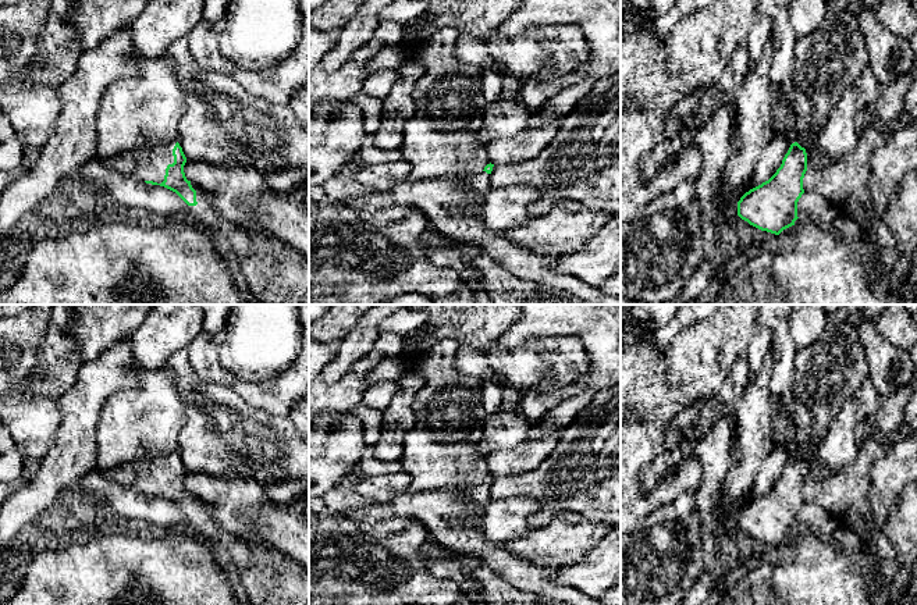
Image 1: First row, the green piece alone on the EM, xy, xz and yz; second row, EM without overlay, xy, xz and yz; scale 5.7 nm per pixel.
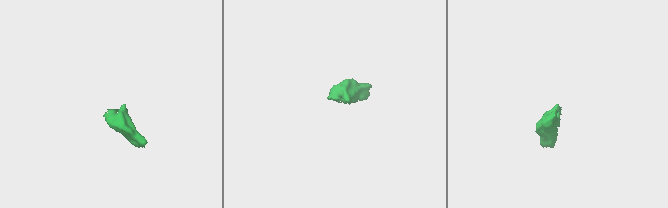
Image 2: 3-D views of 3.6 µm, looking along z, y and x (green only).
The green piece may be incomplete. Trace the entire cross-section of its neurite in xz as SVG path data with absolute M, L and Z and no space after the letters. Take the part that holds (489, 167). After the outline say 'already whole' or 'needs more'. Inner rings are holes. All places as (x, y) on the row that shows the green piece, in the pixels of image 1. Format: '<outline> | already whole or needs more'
M487 164L483 171L470 175L463 182L448 179L404 181L385 192L367 193L342 203L358 213L394 206L417 209L440 234L476 249L486 249L493 261L520 280L561 288L590 303L621 305L619 296L609 296L600 288L589 287L577 277L558 270L564 256L539 256L529 249L519 248L504 232L486 227L483 203L493 189L493 167L494 164Z | needs more

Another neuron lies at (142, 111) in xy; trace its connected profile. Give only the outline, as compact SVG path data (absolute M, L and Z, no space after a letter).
M160 53L138 58L138 76L111 82L95 120L96 159L104 163L122 152L180 142L185 99L173 57Z

